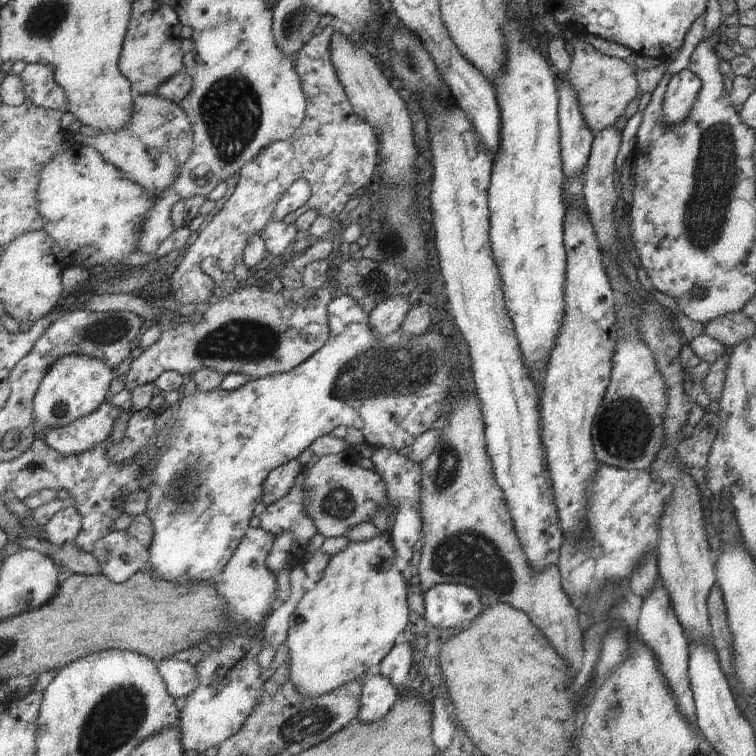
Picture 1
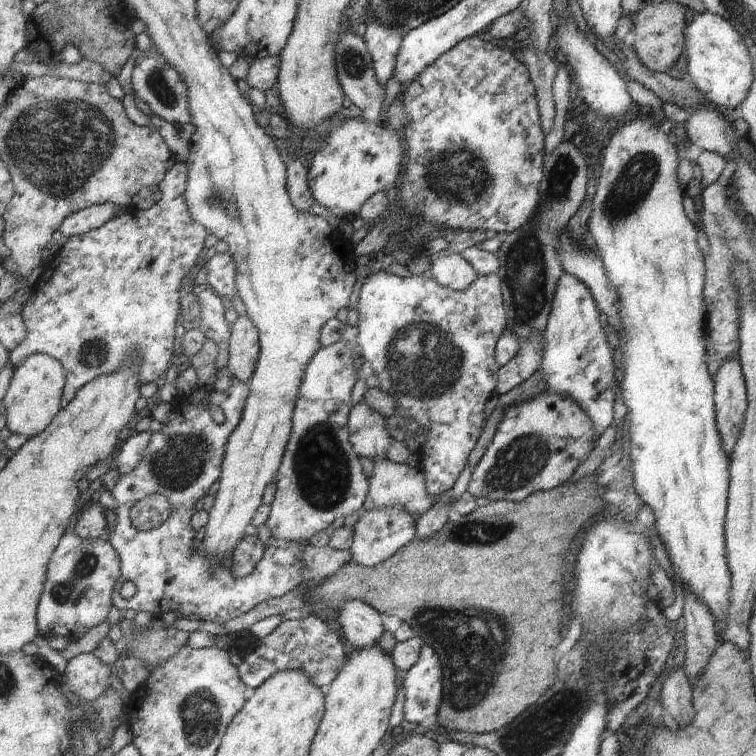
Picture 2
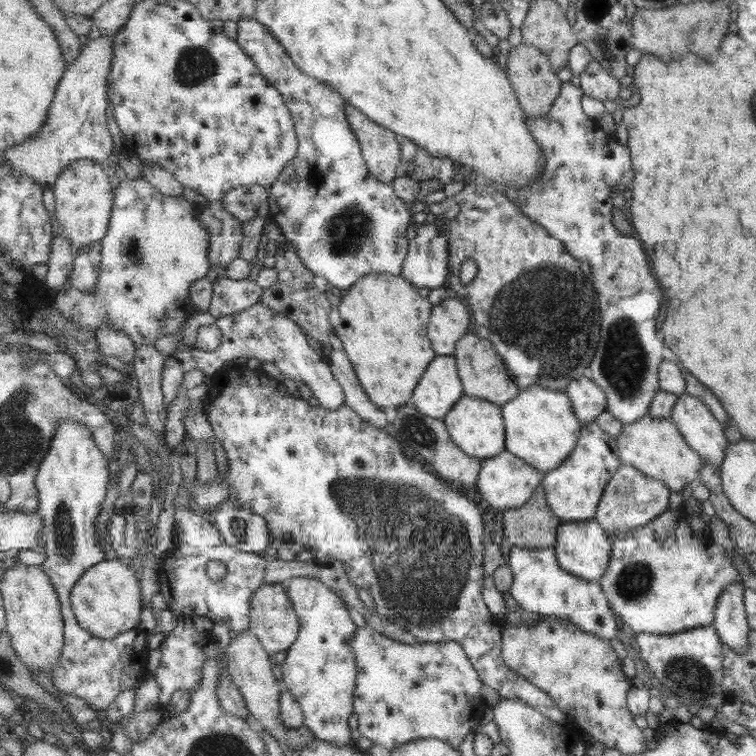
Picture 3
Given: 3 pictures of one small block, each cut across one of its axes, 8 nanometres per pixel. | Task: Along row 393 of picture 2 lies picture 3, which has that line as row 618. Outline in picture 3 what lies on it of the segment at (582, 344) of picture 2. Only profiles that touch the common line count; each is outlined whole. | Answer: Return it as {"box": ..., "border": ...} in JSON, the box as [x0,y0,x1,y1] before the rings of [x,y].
{"box":[509,546,621,640],"border":[[[512,546],[509,566],[513,569],[515,583],[510,594],[525,610],[538,615],[551,616],[557,620],[569,620],[577,624],[583,632],[601,636],[603,640],[613,640],[621,636],[617,632],[619,622],[615,611],[609,612],[608,597],[600,582],[593,582],[574,576],[561,568],[554,547],[544,549],[521,548]]]}

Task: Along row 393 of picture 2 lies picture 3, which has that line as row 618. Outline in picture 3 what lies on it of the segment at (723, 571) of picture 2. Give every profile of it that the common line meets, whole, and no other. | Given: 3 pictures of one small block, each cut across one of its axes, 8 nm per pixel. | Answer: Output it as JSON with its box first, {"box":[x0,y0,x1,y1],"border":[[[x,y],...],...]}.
{"box":[600,504,741,634],"border":[[[687,504],[681,508],[666,509],[660,516],[639,528],[616,532],[611,536],[613,556],[600,584],[613,610],[636,634],[671,634],[710,626],[717,597],[723,588],[733,582],[741,582],[731,560],[733,551],[724,550],[721,545],[717,545],[715,556],[707,556],[707,550],[713,546],[691,536],[691,530],[685,522],[687,511]]]}

